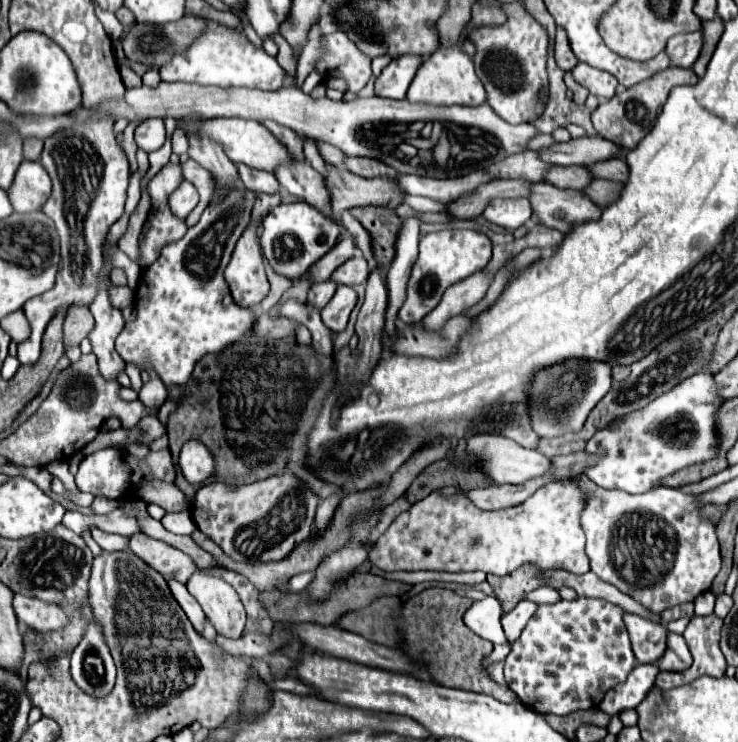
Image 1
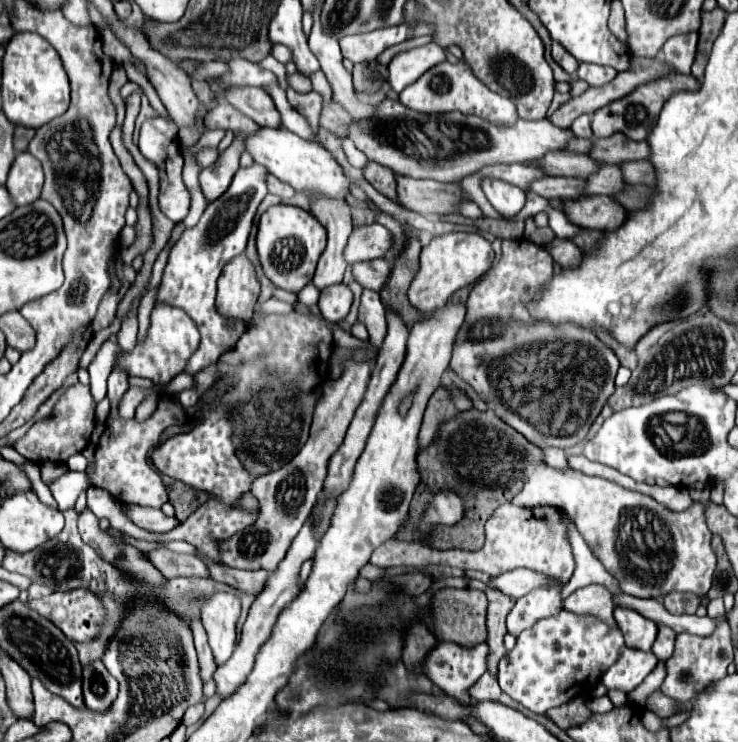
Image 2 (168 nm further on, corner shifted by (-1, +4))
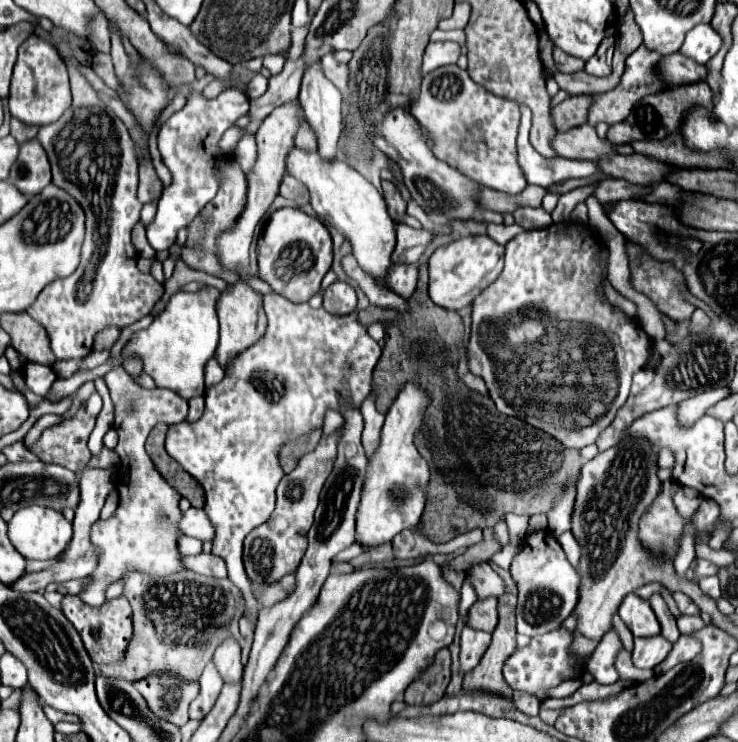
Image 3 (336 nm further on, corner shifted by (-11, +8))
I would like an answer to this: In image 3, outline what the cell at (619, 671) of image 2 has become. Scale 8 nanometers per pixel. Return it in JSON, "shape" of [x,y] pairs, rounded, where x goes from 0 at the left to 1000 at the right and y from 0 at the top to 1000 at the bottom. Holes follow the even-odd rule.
{"shape":[[[897,856],[862,858],[856,891],[867,902],[886,902],[892,894],[897,894],[902,888],[902,883],[908,877],[911,877],[911,867],[905,861],[900,861]]]}

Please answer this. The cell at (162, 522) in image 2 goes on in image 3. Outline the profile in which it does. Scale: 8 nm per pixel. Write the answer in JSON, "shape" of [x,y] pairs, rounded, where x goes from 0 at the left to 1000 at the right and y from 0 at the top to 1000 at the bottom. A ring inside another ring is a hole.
{"shape":[[[257,683],[249,691],[249,697],[244,702],[244,713],[249,716],[249,721],[257,721],[257,724],[266,724],[274,729],[287,729],[293,721],[290,708],[285,705],[276,686],[266,686],[266,683]]]}

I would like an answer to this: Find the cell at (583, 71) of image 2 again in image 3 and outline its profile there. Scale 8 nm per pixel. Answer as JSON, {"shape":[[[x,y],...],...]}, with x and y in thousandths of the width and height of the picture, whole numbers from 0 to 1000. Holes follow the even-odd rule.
{"shape":[[[824,47],[816,53],[810,69],[802,74],[802,80],[794,82],[791,96],[808,104],[821,104],[829,96],[829,71],[832,71],[832,47]]]}

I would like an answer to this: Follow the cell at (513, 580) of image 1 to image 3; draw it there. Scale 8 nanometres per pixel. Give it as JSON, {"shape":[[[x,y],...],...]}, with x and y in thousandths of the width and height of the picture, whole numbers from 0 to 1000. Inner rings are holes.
{"shape":[[[678,815],[675,823],[678,823],[678,837],[672,850],[667,853],[667,867],[656,880],[653,891],[648,894],[648,899],[642,899],[637,907],[629,910],[626,929],[653,931],[691,942],[694,929],[680,912],[680,899],[686,888],[699,877],[699,837],[696,837],[696,821]]]}

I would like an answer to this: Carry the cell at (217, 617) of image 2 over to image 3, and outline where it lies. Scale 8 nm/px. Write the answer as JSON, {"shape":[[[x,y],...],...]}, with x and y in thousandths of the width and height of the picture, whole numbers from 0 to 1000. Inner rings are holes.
{"shape":[[[309,861],[298,875],[290,880],[290,896],[304,915],[304,920],[325,920],[328,912],[328,894],[325,894],[325,872],[320,864]]]}

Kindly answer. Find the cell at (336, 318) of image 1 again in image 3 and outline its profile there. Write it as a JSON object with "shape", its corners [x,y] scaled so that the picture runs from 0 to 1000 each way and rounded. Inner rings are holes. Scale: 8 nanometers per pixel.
{"shape":[[[455,379],[450,381],[439,395],[439,408],[436,414],[450,422],[450,425],[474,425],[477,419],[482,419],[482,395],[480,389],[466,381],[466,379]]]}

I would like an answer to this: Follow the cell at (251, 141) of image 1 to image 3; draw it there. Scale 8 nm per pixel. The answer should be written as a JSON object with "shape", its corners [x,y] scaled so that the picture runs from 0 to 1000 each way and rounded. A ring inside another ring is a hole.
{"shape":[[[401,198],[390,206],[390,233],[417,252],[420,276],[428,284],[428,292],[463,314],[474,325],[485,357],[504,371],[509,381],[520,381],[531,357],[528,346],[537,330],[537,309],[515,257],[469,217],[439,217],[431,206],[412,206]]]}

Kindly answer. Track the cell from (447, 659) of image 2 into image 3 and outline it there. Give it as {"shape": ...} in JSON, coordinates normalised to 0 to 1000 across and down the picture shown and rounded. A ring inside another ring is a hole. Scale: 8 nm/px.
{"shape":[[[634,842],[626,848],[623,894],[626,894],[629,907],[640,904],[640,902],[650,894],[650,888],[653,888],[653,883],[659,880],[661,869],[664,869],[664,853],[659,853],[659,850],[645,850],[645,848],[634,845]]]}

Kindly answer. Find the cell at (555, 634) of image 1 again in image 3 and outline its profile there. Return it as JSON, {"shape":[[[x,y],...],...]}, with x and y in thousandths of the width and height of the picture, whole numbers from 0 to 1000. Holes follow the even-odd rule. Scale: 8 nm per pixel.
{"shape":[[[751,848],[748,853],[724,858],[715,872],[702,875],[683,896],[683,915],[694,929],[710,929],[726,939],[734,939],[740,929],[753,926],[756,920],[775,912],[775,902],[780,896],[778,883],[772,880],[775,856],[767,848]]]}

